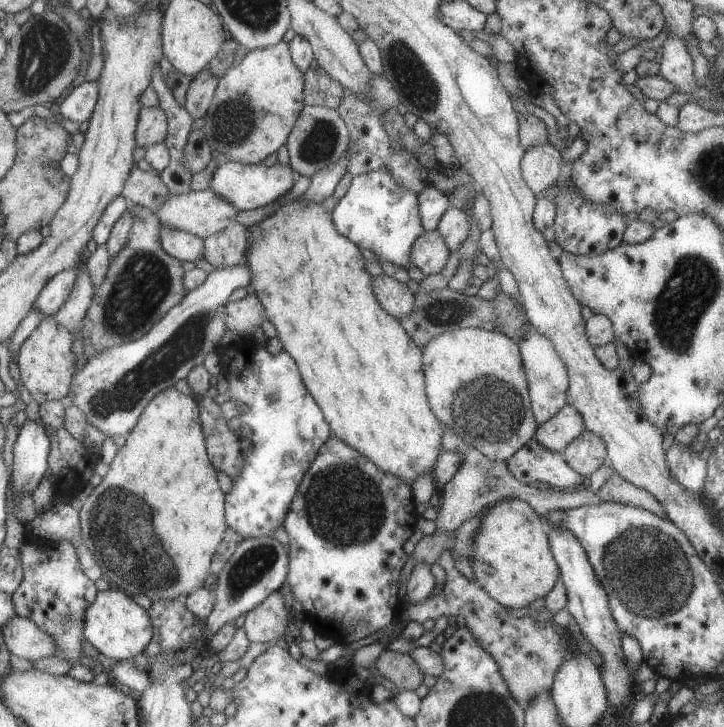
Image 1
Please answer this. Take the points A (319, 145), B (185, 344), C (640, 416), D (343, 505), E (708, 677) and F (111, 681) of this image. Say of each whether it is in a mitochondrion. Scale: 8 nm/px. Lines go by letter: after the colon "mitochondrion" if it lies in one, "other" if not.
A: mitochondrion
B: mitochondrion
C: other
D: mitochondrion
E: other
F: other

